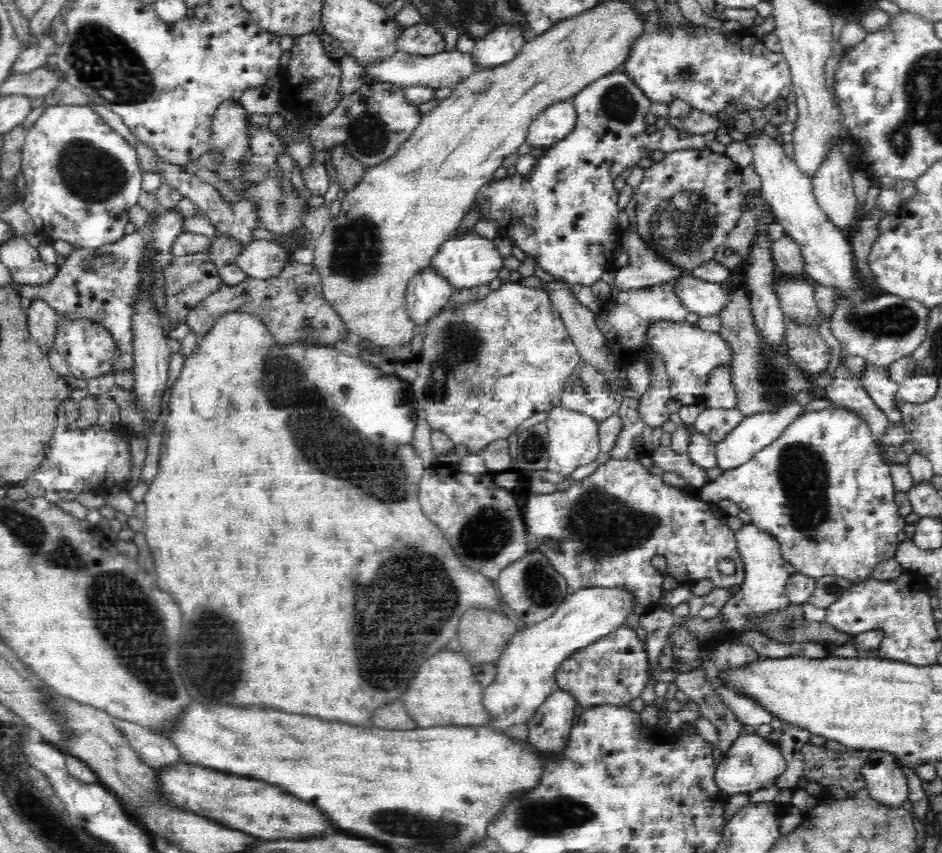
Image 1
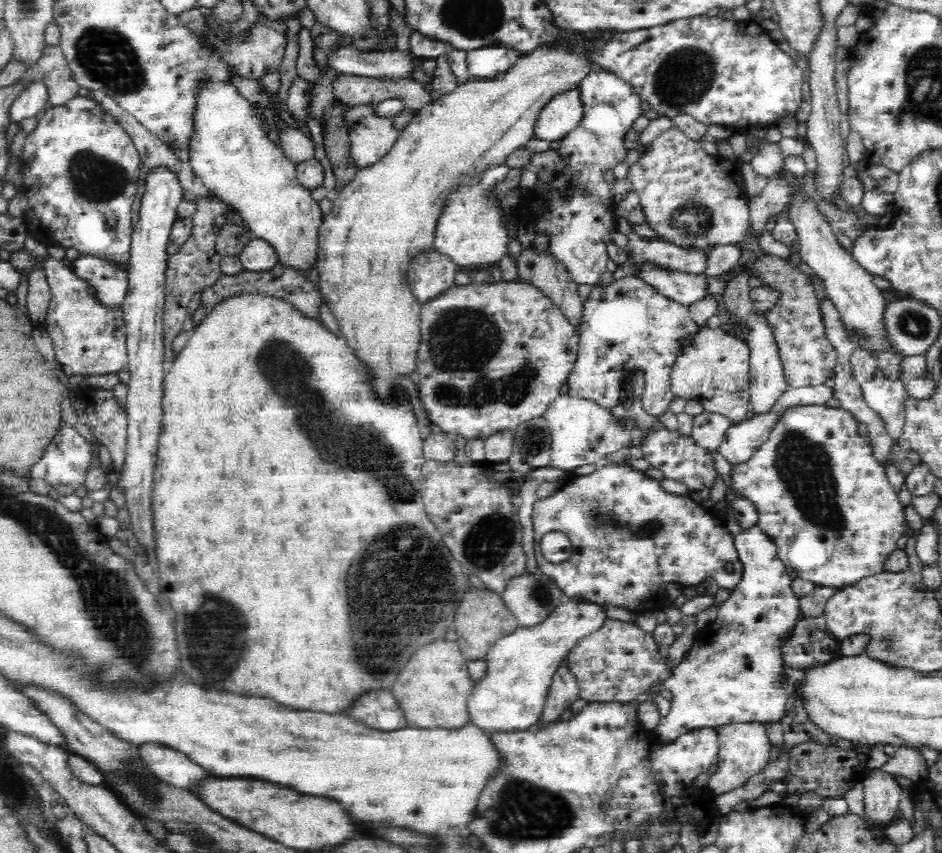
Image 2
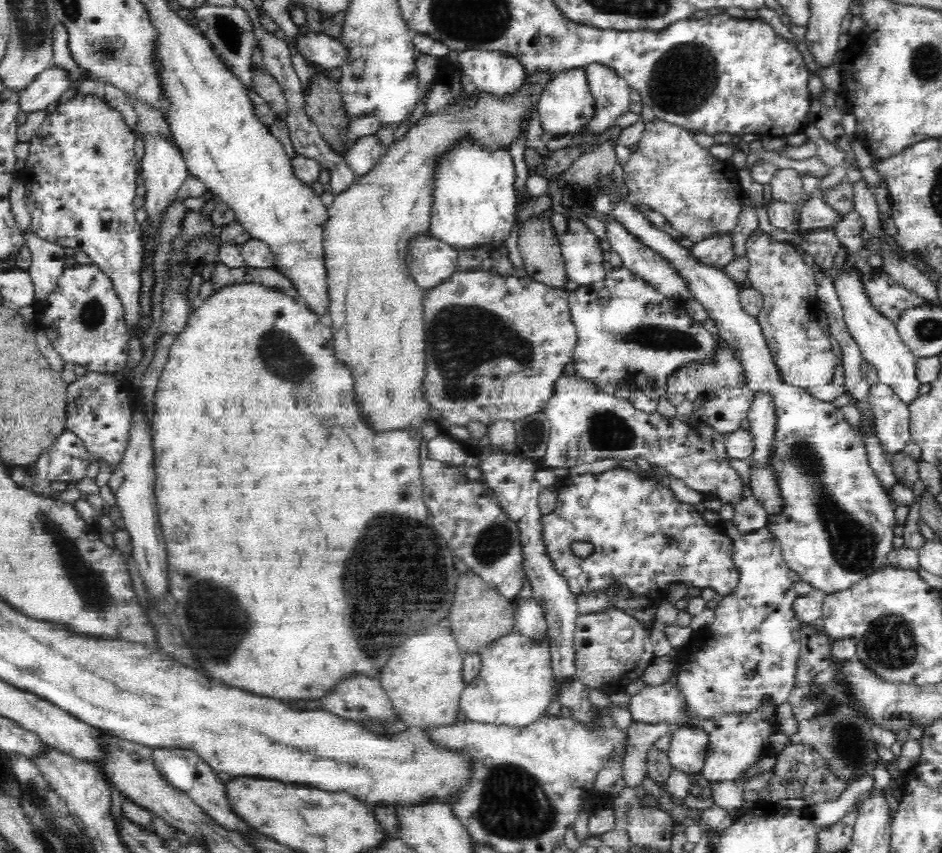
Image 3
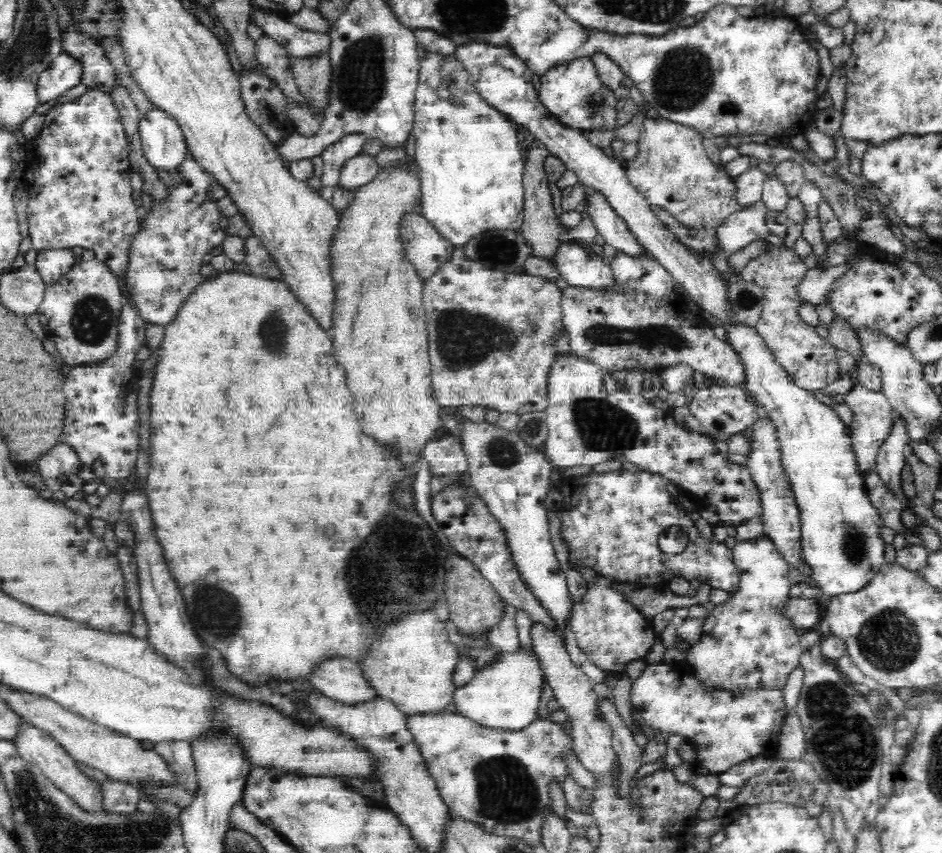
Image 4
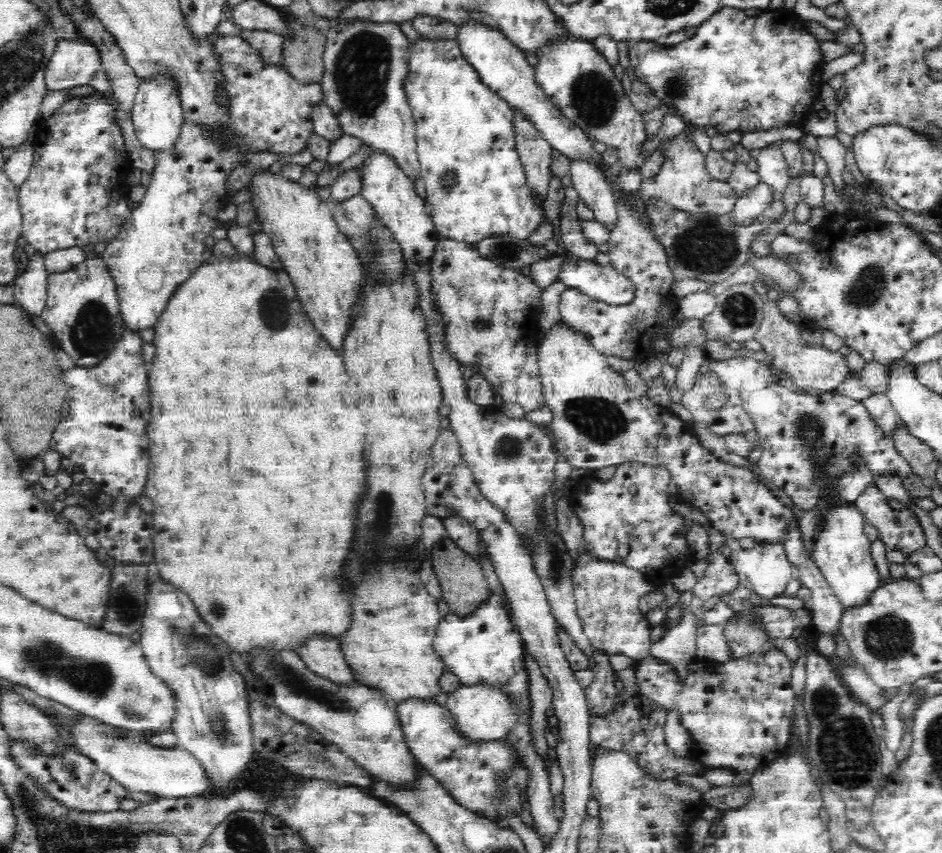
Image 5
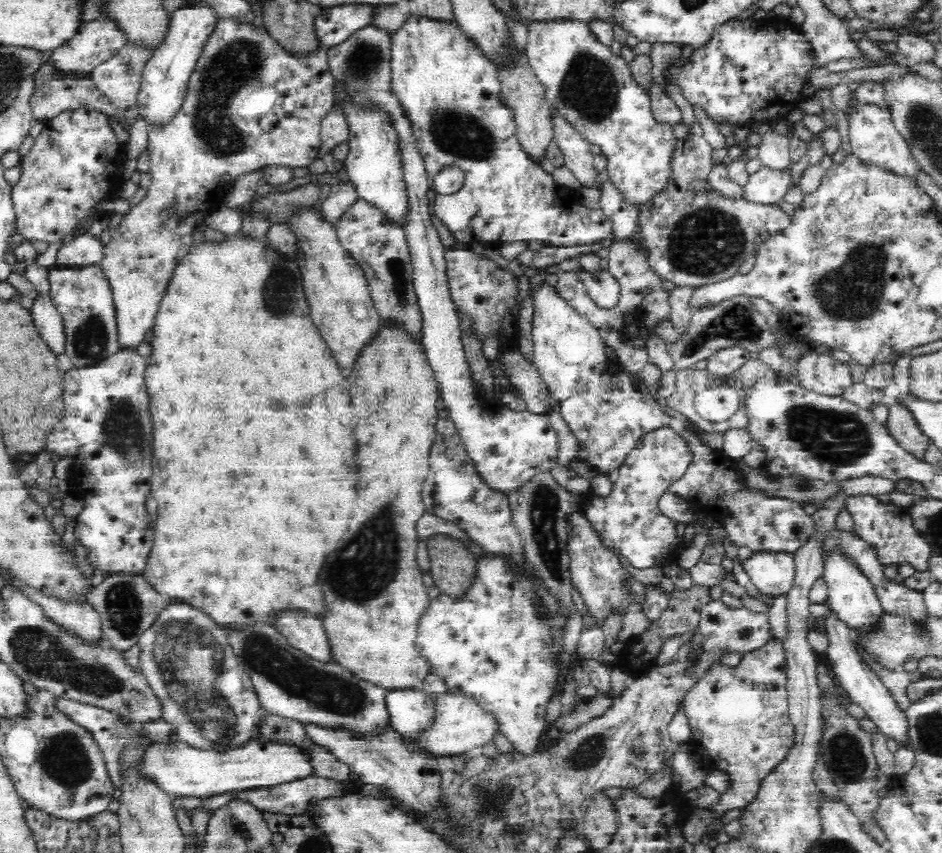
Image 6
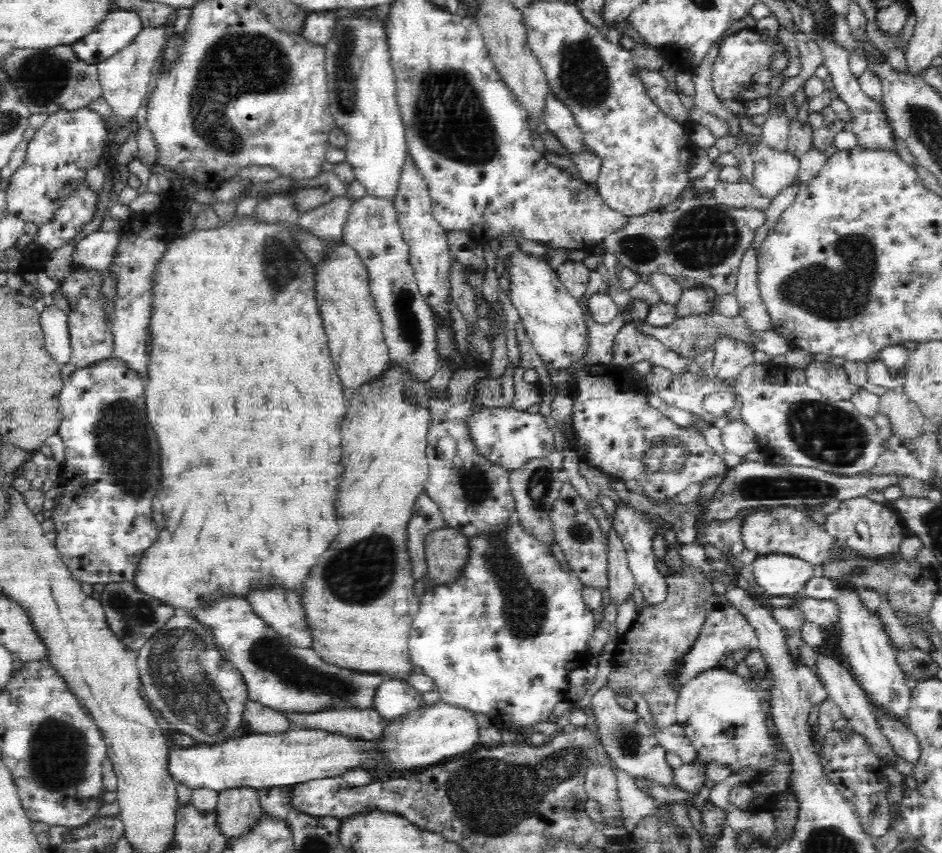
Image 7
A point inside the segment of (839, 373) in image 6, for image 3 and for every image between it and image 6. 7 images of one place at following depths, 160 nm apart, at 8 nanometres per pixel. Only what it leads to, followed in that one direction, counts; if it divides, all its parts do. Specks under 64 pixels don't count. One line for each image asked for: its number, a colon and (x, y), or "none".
3: (789, 316)
4: (810, 361)
5: (810, 367)

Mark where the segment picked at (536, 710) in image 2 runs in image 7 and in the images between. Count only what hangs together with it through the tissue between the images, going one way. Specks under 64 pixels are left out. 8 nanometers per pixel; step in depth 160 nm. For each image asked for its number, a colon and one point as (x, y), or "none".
3: (513, 687)
4: (505, 697)
5: (480, 714)
6: (459, 726)
7: (428, 735)

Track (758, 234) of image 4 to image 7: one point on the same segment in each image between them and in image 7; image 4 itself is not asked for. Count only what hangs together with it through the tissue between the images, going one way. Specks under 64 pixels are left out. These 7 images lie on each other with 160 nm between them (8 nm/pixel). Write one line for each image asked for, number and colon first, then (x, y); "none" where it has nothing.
5: (753, 200)
6: (768, 186)
7: (775, 170)

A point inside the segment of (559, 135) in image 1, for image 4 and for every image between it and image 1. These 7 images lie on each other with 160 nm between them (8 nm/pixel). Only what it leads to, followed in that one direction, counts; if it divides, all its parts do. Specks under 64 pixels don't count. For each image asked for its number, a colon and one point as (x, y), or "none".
2: (562, 114)
3: (565, 106)
4: (573, 92)

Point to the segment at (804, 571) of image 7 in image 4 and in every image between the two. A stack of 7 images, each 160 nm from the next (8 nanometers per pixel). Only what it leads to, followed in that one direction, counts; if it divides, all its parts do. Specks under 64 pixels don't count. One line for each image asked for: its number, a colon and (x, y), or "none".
4: (752, 645)
5: (766, 570)
6: (773, 573)

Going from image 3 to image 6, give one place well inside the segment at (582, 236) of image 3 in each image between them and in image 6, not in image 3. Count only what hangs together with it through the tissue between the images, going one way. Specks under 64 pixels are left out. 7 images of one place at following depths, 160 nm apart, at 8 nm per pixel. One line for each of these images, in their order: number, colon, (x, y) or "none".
4: (577, 264)
5: (604, 284)
6: (602, 288)

